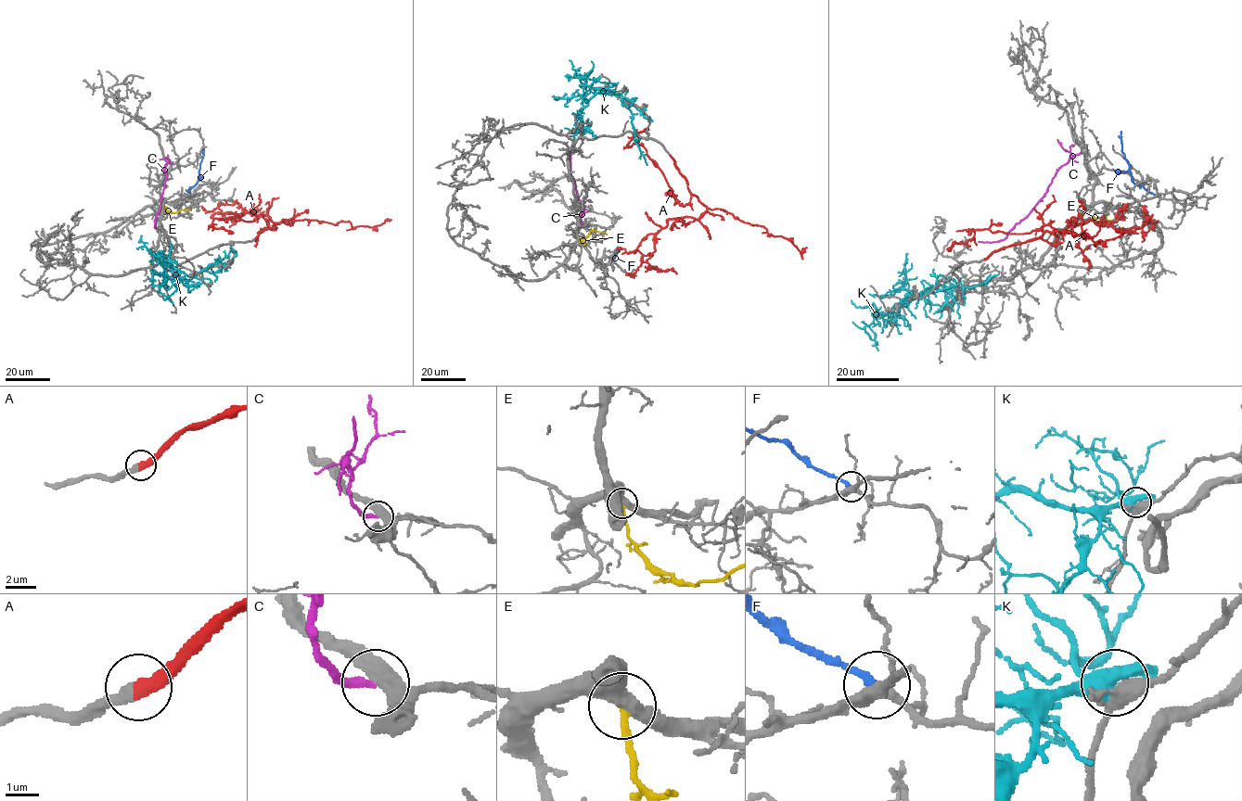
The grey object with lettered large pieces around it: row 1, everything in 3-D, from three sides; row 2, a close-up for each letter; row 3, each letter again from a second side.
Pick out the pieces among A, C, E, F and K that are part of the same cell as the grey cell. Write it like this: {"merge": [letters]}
{"merge": ["A"]}

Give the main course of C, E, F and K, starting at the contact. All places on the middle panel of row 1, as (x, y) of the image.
C: (584, 223), (581, 222), (582, 205), (569, 171), (569, 150)
E: (578, 242), (591, 230), (607, 235)
F: (607, 276), (604, 268), (620, 251)
K: (581, 135), (582, 123), (578, 114), (587, 102), (596, 93), (620, 95), (632, 114), (634, 142), (647, 165)

